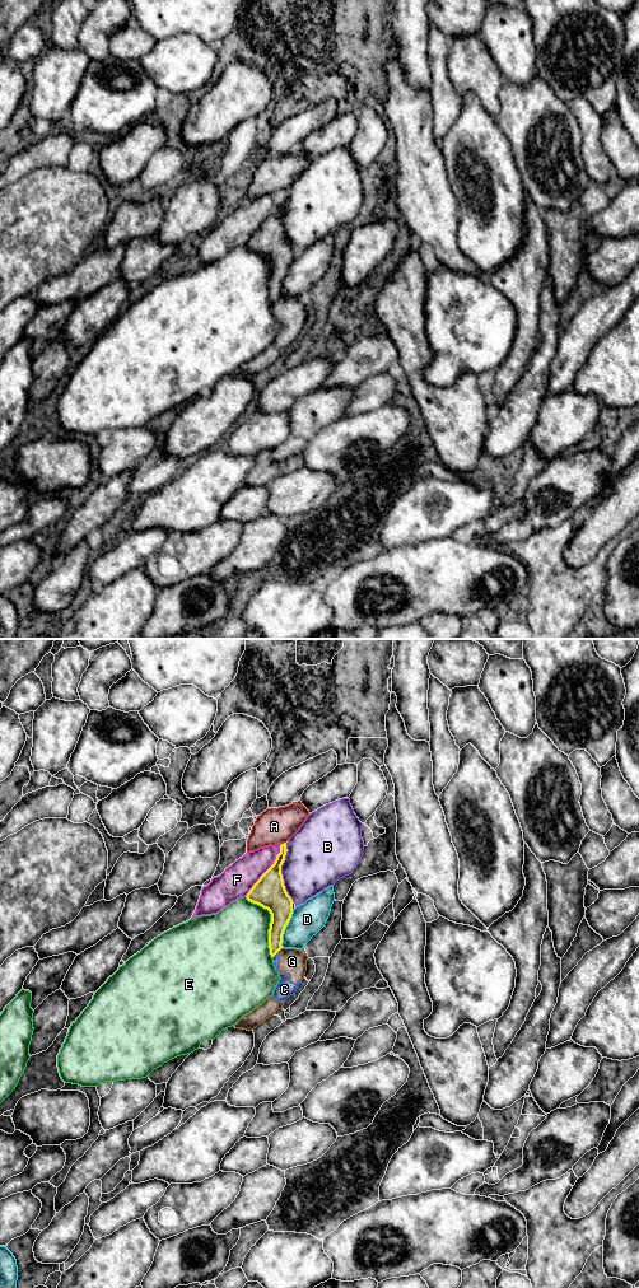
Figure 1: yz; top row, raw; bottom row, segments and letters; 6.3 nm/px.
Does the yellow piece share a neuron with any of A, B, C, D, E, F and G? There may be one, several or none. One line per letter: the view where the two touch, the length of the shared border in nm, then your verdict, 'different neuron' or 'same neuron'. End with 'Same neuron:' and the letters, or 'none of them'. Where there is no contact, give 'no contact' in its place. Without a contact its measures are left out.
A: yz | 60 nm | different neuron
B: yz | 380 nm | different neuron
C: yz | 50 nm | different neuron
D: yz | 260 nm | different neuron
E: yz | 420 nm | different neuron
F: yz | 340 nm | different neuron
G: yz | 50 nm | different neuron
Same neuron: none of them

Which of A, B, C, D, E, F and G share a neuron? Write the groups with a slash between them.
A / B / C G / D / E / F

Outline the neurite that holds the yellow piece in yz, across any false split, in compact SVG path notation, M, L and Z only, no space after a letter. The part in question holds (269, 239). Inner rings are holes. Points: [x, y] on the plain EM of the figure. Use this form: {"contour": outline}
{"contour": "M286 191L280 193L280 201L274 213L260 225L247 242L247 248L267 257L271 262L269 277L269 297L274 305L281 297L284 279L293 262L293 248L288 243L281 223L286 204Z"}

